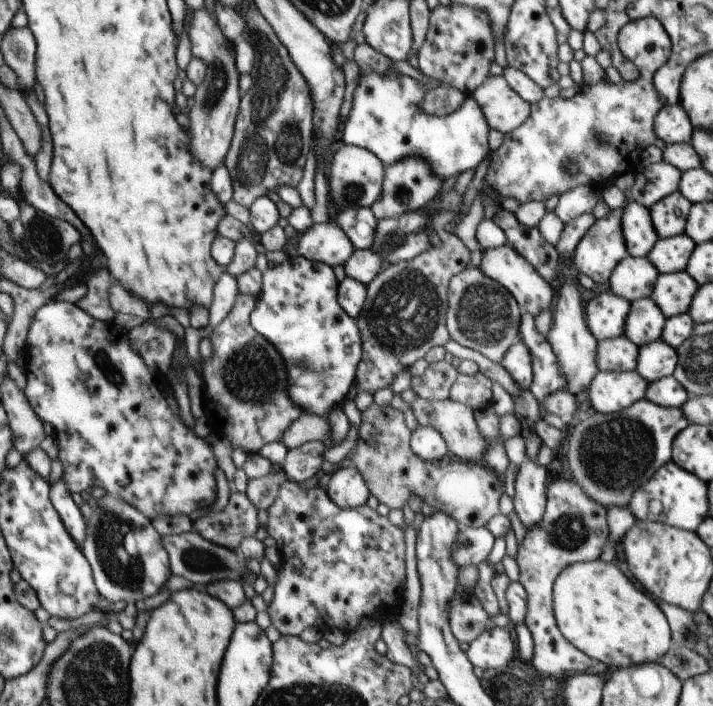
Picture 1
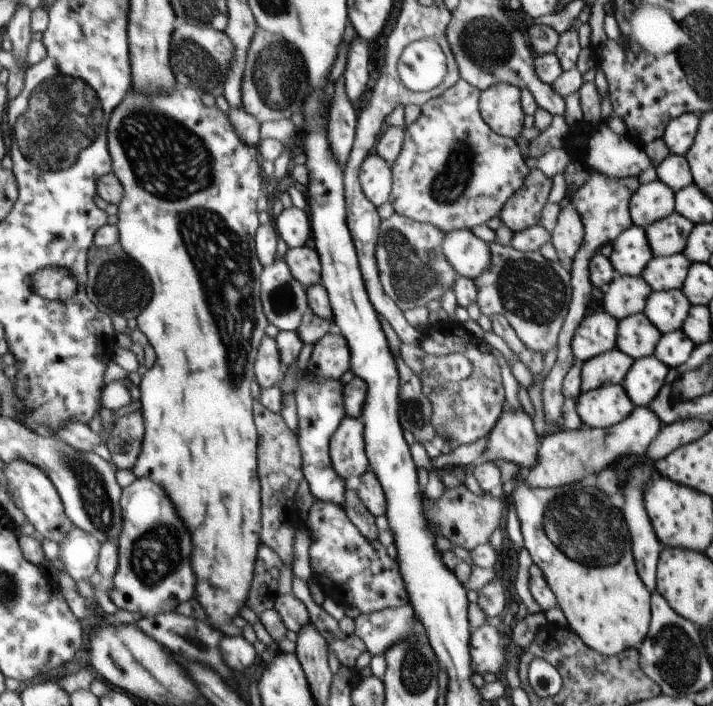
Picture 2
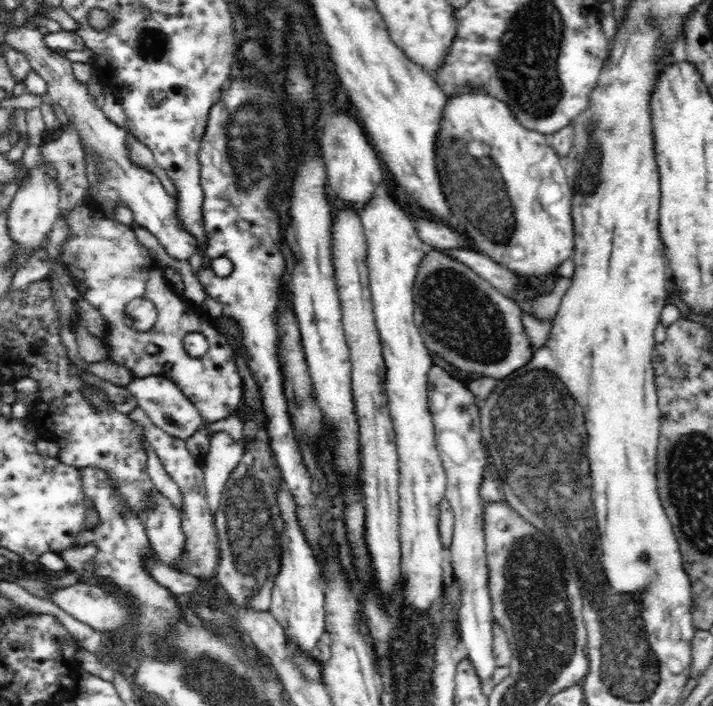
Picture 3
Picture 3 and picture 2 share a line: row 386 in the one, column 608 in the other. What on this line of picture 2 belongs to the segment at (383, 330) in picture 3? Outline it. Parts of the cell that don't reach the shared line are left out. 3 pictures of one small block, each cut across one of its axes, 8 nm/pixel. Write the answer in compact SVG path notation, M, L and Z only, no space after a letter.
M606 385L576 396L575 408L583 425L606 429L621 422L634 410L634 403L622 385Z

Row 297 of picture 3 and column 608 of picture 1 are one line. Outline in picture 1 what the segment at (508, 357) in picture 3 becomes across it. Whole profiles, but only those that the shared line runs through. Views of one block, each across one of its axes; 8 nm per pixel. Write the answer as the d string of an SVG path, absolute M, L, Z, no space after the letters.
M644 398L616 413L594 412L573 426L567 466L584 493L601 508L627 508L631 495L670 460L678 432L689 426L680 408L665 408Z

